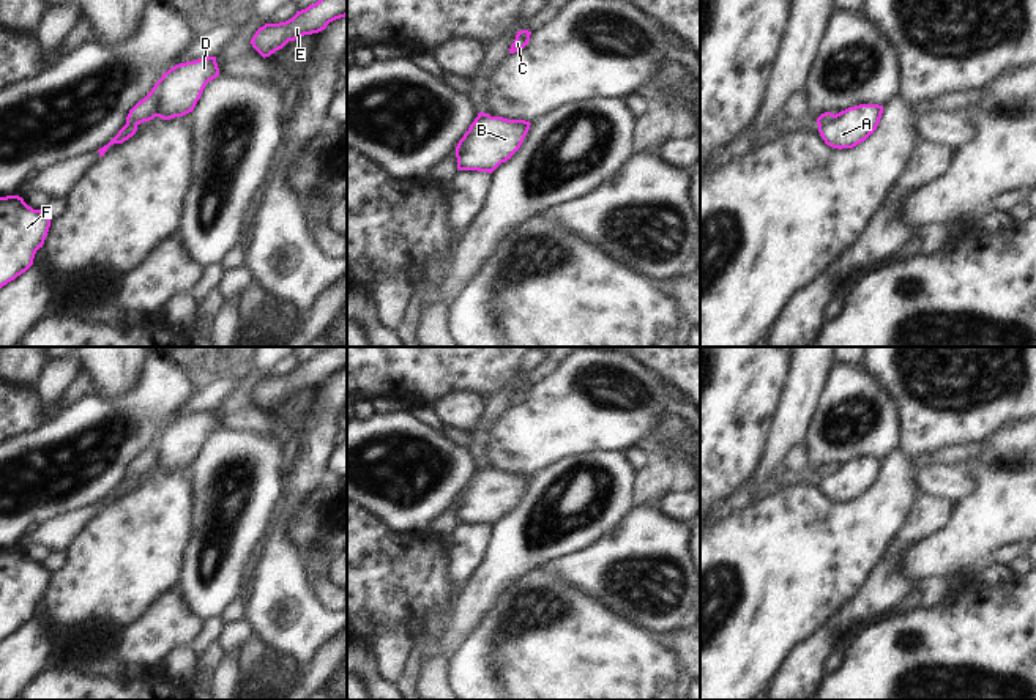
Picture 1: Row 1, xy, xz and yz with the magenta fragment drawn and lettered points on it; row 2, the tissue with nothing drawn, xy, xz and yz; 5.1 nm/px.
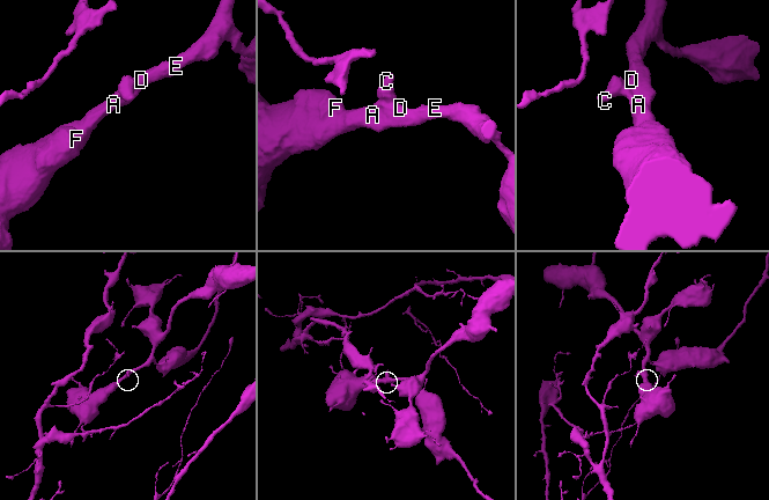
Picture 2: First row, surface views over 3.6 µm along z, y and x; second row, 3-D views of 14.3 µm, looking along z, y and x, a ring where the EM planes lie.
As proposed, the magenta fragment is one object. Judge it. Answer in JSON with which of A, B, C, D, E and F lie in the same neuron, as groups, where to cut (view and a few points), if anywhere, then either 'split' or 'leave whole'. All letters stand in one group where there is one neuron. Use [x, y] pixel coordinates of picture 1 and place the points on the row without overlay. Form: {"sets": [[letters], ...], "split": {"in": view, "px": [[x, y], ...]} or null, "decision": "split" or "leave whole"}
{"sets": [["A", "B", "D", "E", "F"], ["C"]], "split": {"in": "xy", "px": [[160, 434], [156, 443], [158, 461], [147, 473]]}, "decision": "split"}

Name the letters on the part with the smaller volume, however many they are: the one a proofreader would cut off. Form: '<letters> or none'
C

